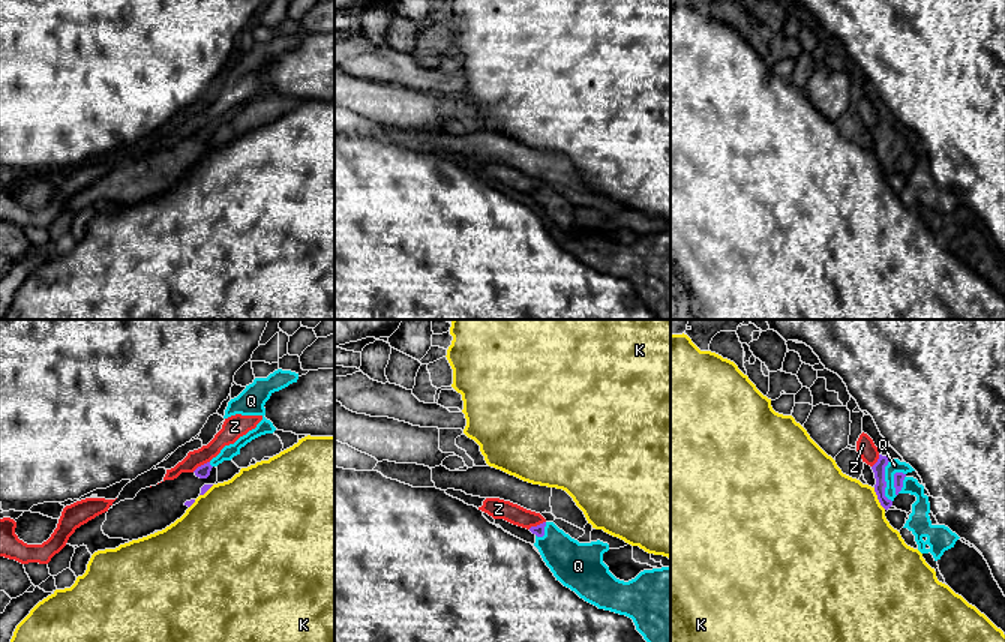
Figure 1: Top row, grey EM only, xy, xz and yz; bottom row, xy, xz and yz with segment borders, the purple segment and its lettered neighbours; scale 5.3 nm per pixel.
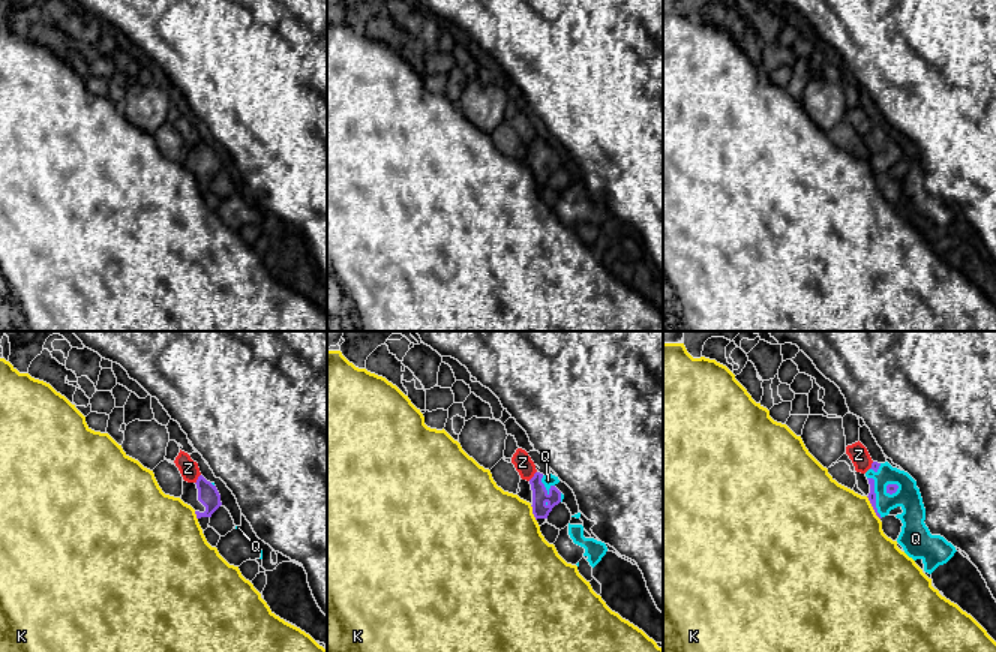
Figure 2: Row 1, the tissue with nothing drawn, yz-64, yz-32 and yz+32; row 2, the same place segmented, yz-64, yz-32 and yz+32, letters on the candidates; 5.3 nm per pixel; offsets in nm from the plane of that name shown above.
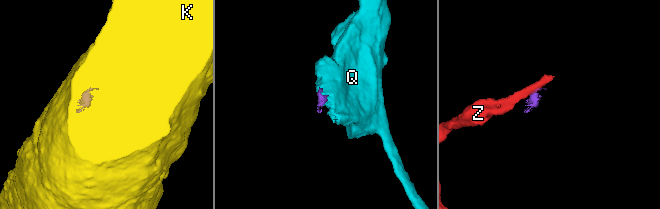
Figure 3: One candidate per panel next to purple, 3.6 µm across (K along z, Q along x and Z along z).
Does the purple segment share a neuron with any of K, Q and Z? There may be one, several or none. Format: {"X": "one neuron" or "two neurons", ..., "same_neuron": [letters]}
{"K": "two neurons", "Q": "two neurons", "Z": "two neurons", "same_neuron": []}

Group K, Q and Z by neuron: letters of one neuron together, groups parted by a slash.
K / Q / Z

